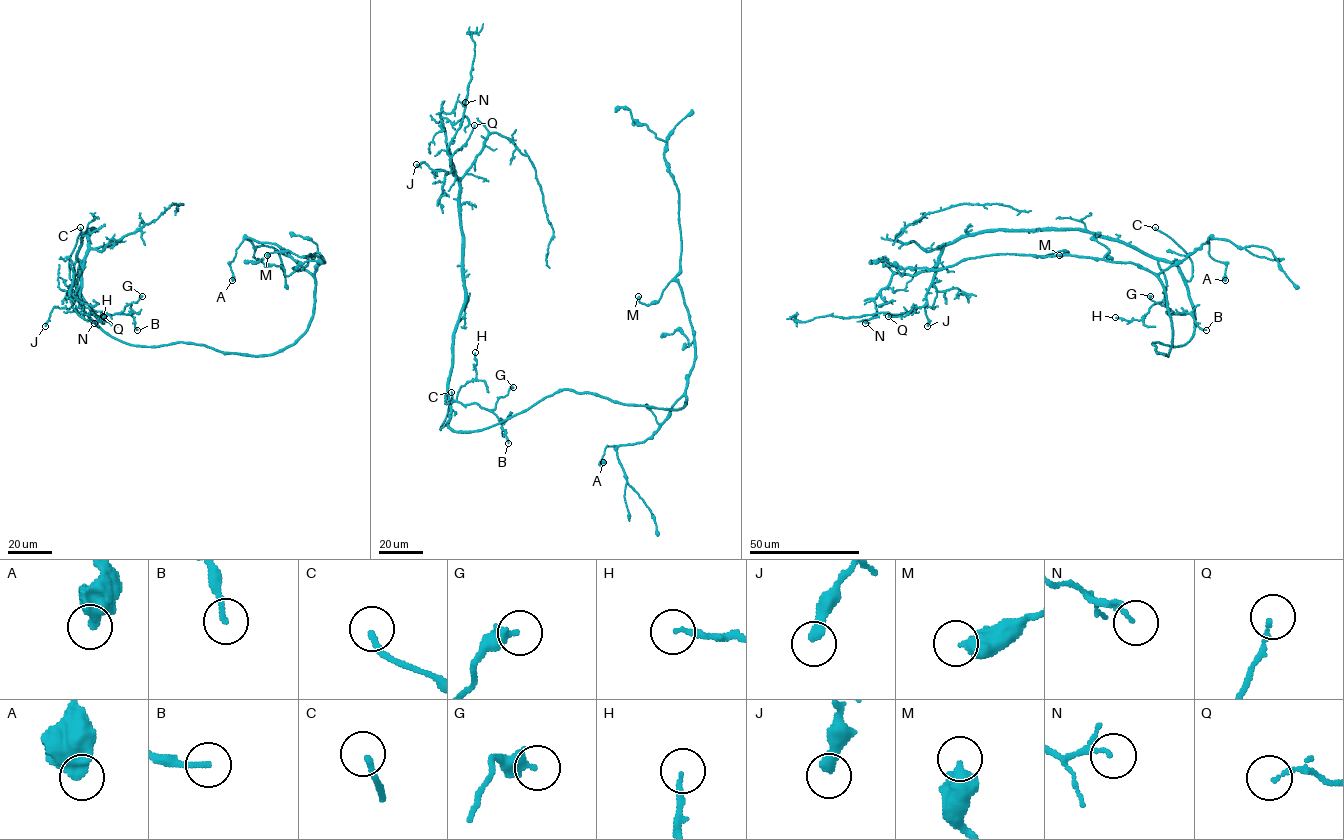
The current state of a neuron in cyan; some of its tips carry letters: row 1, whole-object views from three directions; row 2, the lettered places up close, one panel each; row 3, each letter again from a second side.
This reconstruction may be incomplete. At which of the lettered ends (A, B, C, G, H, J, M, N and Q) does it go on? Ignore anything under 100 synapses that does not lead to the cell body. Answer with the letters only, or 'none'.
C

